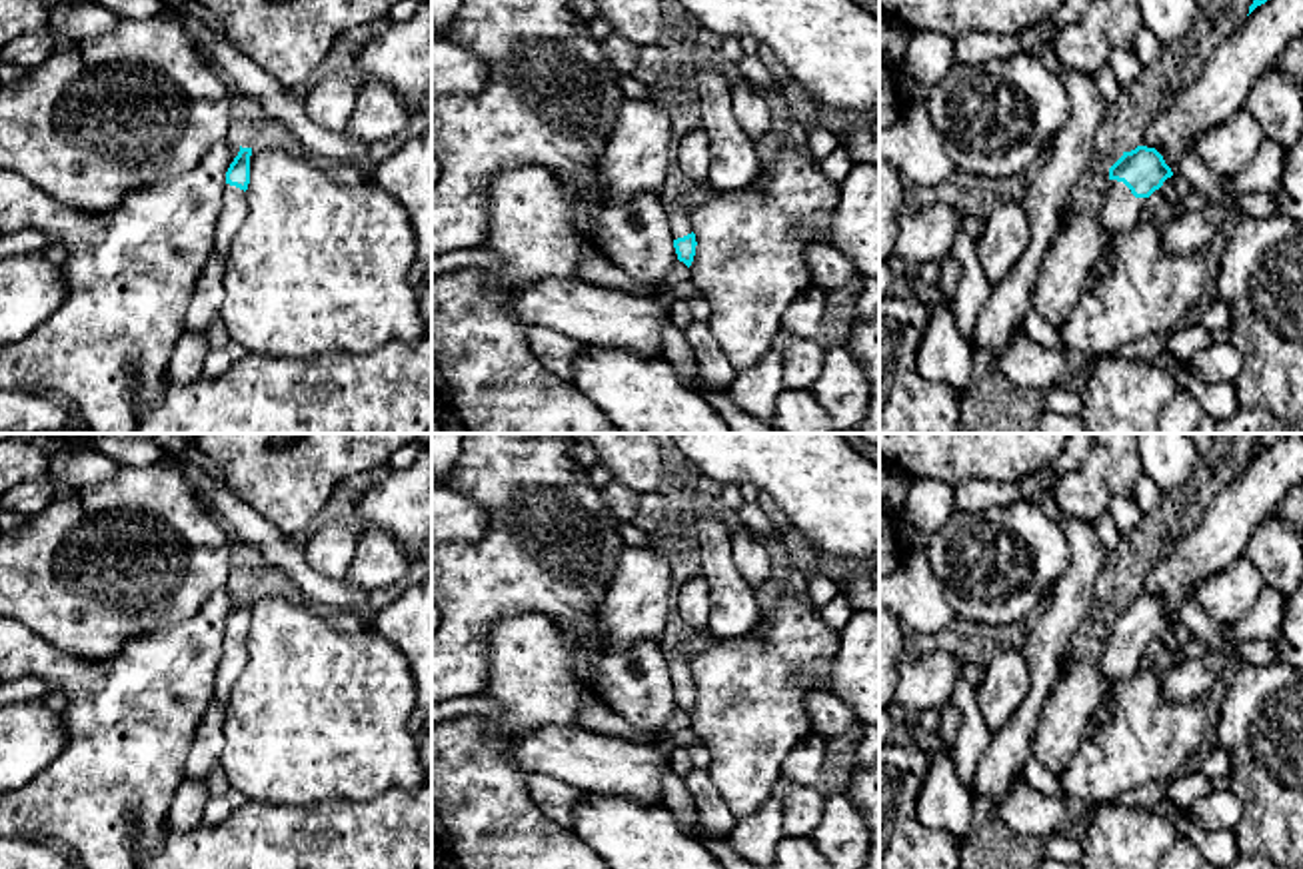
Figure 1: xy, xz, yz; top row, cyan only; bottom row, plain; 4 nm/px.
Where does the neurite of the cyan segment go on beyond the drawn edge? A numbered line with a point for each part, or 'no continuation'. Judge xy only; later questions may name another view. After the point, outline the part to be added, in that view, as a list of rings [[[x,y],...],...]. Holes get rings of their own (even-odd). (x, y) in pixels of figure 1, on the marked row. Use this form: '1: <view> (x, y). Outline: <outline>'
1: xy (232, 214). Outline: [[[226,184],[222,196],[222,214],[214,234],[214,252],[226,262],[232,240],[246,218],[246,192]]]

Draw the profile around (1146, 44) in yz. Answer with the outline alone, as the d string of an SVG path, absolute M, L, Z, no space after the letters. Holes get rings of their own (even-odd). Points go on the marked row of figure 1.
M1143 26L1135 36L1133 50L1143 62L1151 62L1159 54L1159 40Z

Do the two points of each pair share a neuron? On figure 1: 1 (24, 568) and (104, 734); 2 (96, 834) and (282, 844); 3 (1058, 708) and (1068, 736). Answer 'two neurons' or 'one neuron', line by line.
1: two neurons
2: two neurons
3: one neuron

